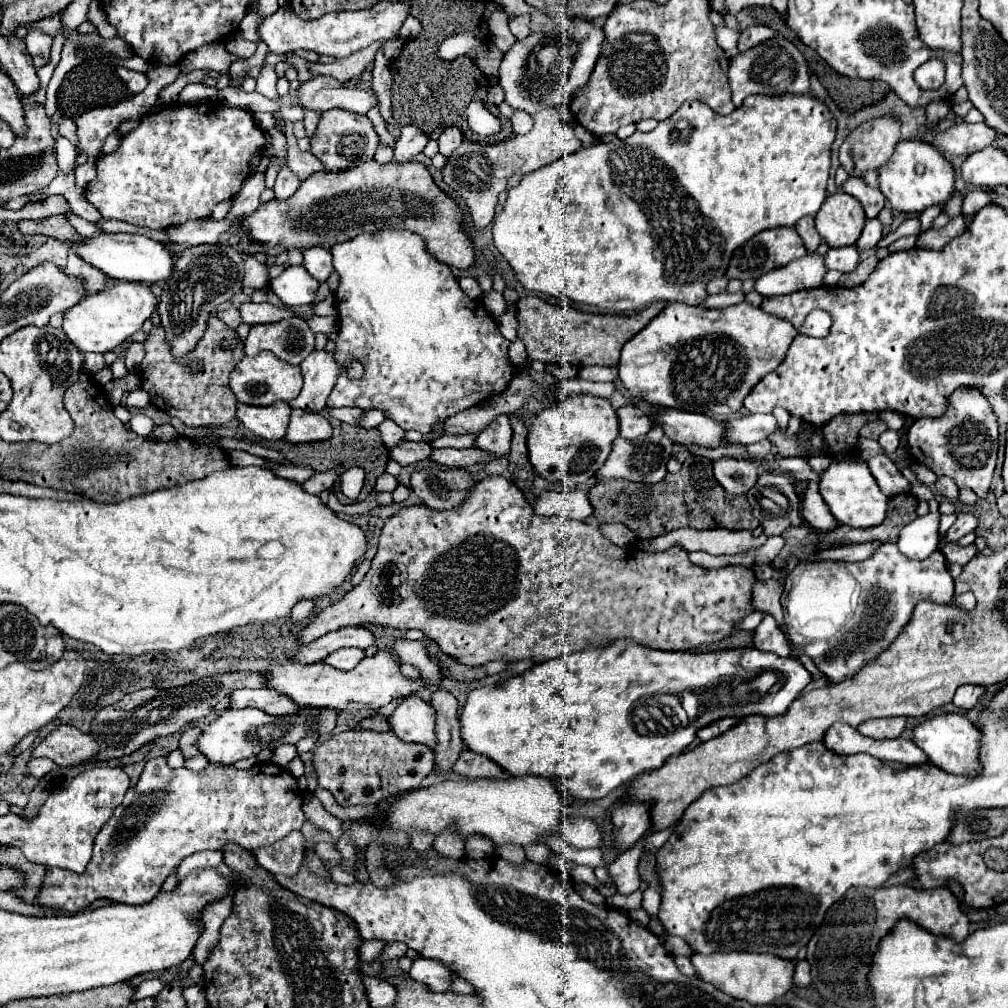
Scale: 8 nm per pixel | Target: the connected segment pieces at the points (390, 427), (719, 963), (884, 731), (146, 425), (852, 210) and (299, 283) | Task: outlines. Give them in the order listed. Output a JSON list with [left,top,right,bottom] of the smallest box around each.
[[379,420,405,450],[689,952,793,1004],[857,716,905,740],[129,412,155,436],[815,192,865,248],[269,266,319,306]]

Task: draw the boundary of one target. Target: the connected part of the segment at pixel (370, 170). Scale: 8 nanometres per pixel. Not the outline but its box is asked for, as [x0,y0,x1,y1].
[243,160,477,270]

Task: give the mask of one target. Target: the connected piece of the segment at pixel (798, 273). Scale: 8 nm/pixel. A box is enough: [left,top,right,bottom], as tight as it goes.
[755,254,825,296]

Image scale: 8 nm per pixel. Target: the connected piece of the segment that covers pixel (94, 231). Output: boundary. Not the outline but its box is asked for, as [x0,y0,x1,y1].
[65,212,105,238]

